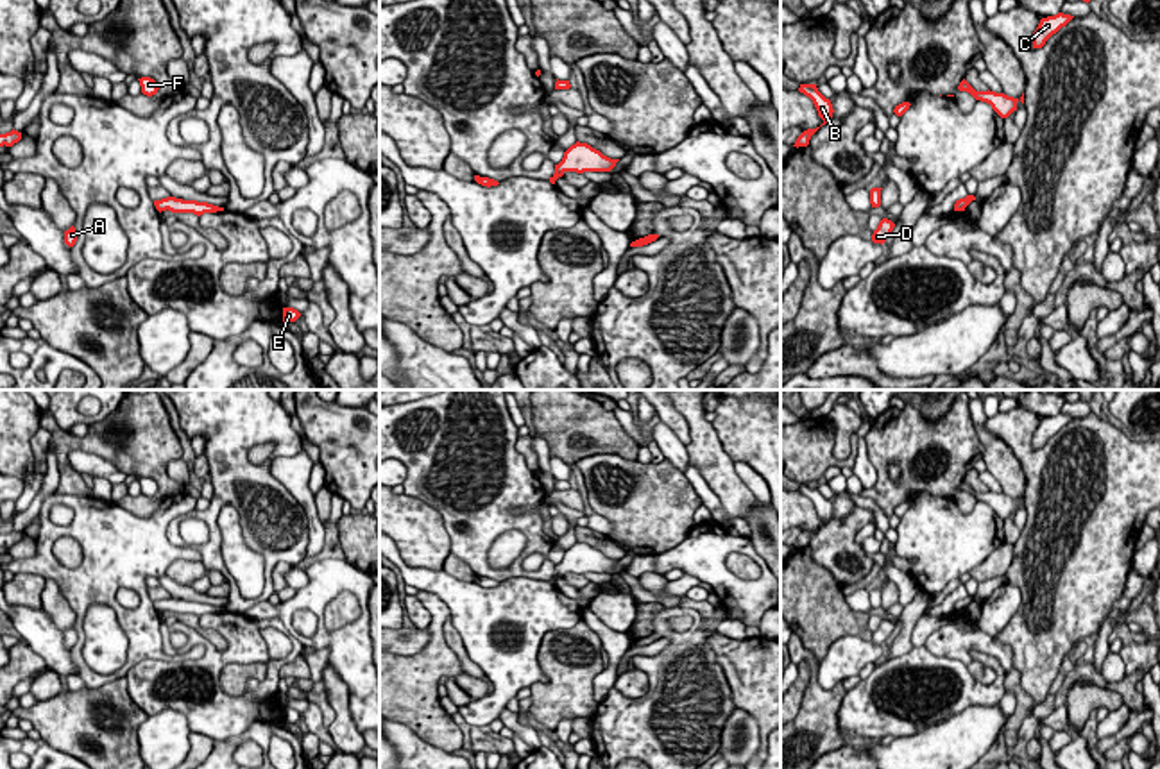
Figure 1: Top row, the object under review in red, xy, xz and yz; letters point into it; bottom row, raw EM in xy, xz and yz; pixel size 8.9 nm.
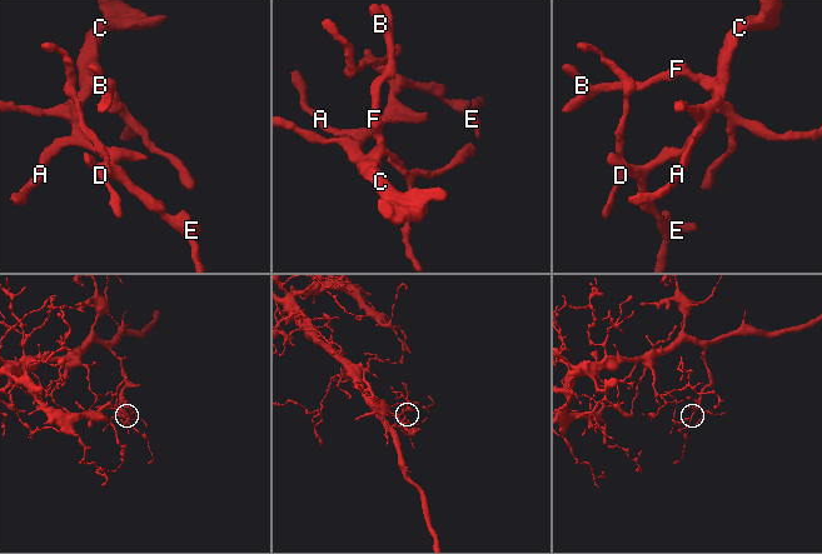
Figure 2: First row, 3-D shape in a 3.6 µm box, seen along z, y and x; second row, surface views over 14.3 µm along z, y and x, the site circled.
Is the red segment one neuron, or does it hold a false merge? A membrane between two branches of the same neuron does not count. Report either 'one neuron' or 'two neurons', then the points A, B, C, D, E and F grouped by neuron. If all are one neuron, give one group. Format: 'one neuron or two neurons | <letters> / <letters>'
one neuron | A B C D E F

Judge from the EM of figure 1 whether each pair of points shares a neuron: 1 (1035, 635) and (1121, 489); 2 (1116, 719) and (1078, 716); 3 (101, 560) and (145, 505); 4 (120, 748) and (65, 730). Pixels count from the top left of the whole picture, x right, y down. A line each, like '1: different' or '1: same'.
1: same
2: different
3: different
4: same

